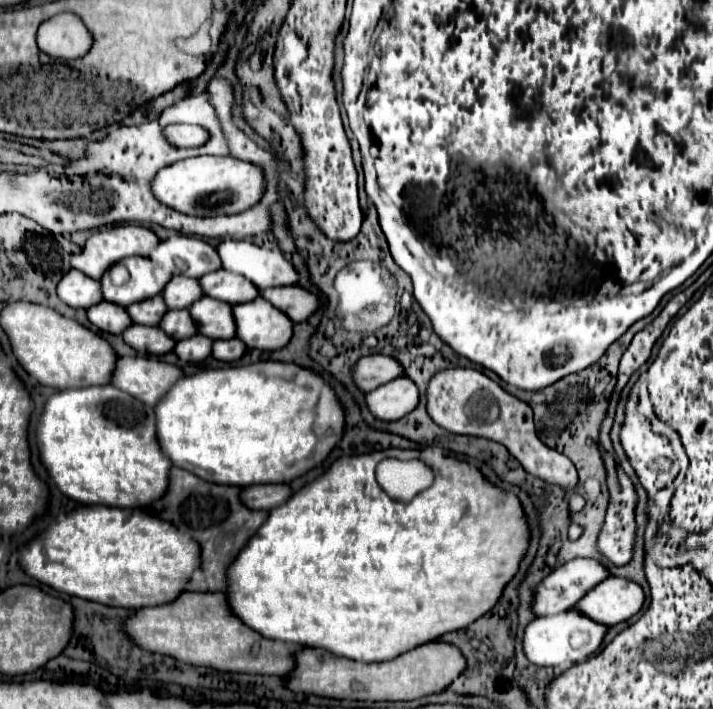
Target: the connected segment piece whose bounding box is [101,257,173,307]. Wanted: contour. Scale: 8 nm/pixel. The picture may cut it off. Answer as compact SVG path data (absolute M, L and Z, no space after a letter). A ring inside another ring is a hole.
M127 257L125 267L131 269L131 279L123 285L113 285L109 273L103 275L103 299L117 303L121 307L129 307L141 299L151 299L165 289L165 283L173 275L163 267L157 267L149 257Z

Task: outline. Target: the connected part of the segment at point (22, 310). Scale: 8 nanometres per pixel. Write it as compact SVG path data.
M9 303L1 313L1 325L11 339L15 357L41 385L53 389L109 385L109 371L117 353L107 339L61 313L33 303Z

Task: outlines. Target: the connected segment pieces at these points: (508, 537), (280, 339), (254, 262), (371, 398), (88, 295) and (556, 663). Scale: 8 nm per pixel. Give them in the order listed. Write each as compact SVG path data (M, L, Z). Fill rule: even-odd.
M387 449L387 451L375 451L375 453L351 455L351 457L337 459L321 477L317 477L313 483L309 483L307 487L297 491L287 503L275 507L271 511L269 519L257 531L257 535L253 535L249 539L245 549L239 553L235 563L229 567L227 595L229 595L229 603L233 607L233 613L237 617L241 617L241 621L245 625L259 631L267 639L303 643L307 647L321 647L335 655L343 655L343 657L349 657L355 661L365 661L365 663L389 661L389 659L395 659L397 655L403 655L405 651L411 651L413 647L435 641L437 637L445 635L445 631L455 631L455 629L467 627L467 623L477 621L477 617L481 617L481 615L487 615L497 605L497 601L505 589L503 583L507 583L515 577L519 563L527 553L527 547L529 547L529 525L527 525L527 517L521 507L521 501L511 491L505 491L505 489L489 483L477 467L473 467L467 461L443 455L443 453L413 451L413 449ZM385 457L397 457L397 459L421 457L421 459L425 459L437 475L435 483L429 489L421 491L417 495L417 499L413 499L409 503L391 499L379 487L379 483L375 479L375 467Z
M257 297L255 301L235 305L233 315L237 321L237 337L251 349L283 349L293 337L293 321L267 299Z
M225 239L225 241L217 247L217 251L219 251L219 257L221 257L223 269L247 277L259 291L265 291L265 289L275 287L275 285L277 285L277 287L297 285L297 281L299 281L299 273L295 271L293 263L287 261L279 249L271 251L271 249L267 249L267 247L259 247L259 245L251 243L251 241Z
M399 377L393 383L367 393L365 401L377 419L397 421L419 405L419 389L409 377Z
M71 269L57 285L57 295L73 309L89 309L101 303L101 283Z
M567 609L563 613L551 617L537 617L533 623L527 625L523 637L523 649L531 663L541 667L571 667L575 663L585 661L601 647L607 629L603 623L593 623L587 615L581 615L577 609Z

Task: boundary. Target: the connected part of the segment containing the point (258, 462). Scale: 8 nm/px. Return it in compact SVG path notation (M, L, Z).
M259 361L259 363L243 365L243 367L205 369L201 373L187 375L183 379L179 379L173 385L173 389L159 401L159 405L155 407L155 415L157 415L157 437L161 443L161 449L173 461L175 467L187 469L201 479L209 479L211 483L225 483L225 485L237 485L237 487L293 481L293 479L305 475L307 471L319 467L329 457L329 453L333 451L333 447L341 441L341 437L345 433L345 411L343 411L343 405L341 405L339 397L335 395L333 387L329 383L325 383L319 373L305 369L305 367L299 367L295 363L281 363L281 361Z

